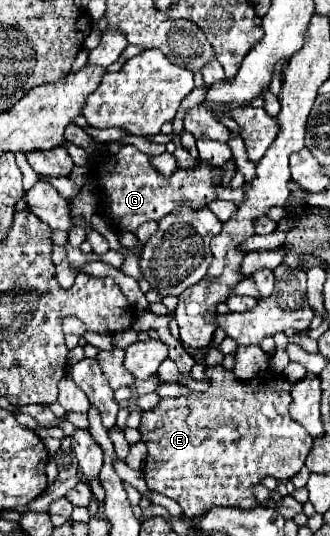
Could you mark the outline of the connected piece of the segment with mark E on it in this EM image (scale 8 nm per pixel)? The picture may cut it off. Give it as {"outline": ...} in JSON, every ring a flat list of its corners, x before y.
{"outline":[[221,364,217,366,205,366,205,378,209,382,209,388,205,392,189,392,187,396,179,396,179,398,161,398,159,404,153,408,153,410,147,410,147,412,141,412,141,426,137,428,141,432,141,438,145,440,147,444,147,460,145,460,145,468,143,468,143,478,147,482,147,488,151,492,159,492,163,496,169,496,173,500,179,502,179,506,183,508,185,516,195,520,195,518,201,518,207,510,215,508,215,506,223,506,223,508,243,508,243,510,251,510,257,506,257,500,255,500,255,492,253,488,257,484,261,484,261,480,265,476,271,476,271,478,277,478,277,480,289,480,293,478,293,474,297,474,301,470,301,466,305,464,305,458,313,446,313,438,307,434,307,430,303,430,303,426,299,426,291,416,289,416,289,404,291,404,291,382,287,382,287,378,283,374,277,374,277,372,261,372,259,376,255,378,249,378,249,380,239,380,231,370,225,370]]}

